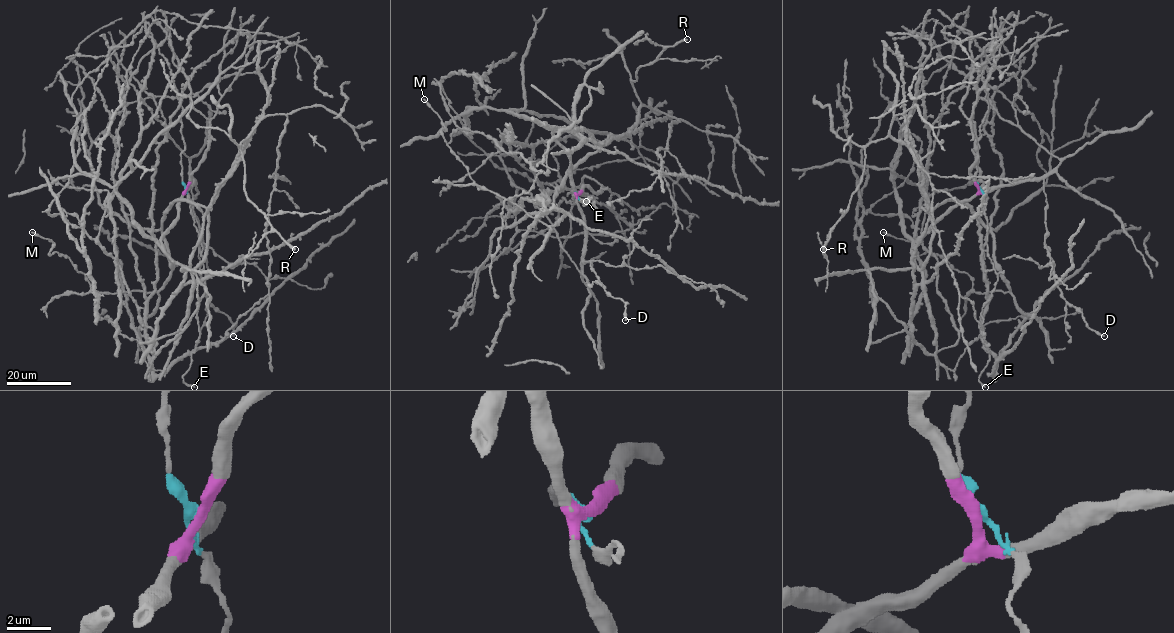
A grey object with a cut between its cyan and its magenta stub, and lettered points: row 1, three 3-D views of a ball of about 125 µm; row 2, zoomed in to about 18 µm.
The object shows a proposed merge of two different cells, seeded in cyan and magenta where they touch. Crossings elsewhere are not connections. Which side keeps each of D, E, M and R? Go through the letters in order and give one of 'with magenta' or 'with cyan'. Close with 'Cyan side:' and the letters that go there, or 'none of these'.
D: with magenta
E: with cyan
M: with magenta
R: with magenta
Cyan side: E

